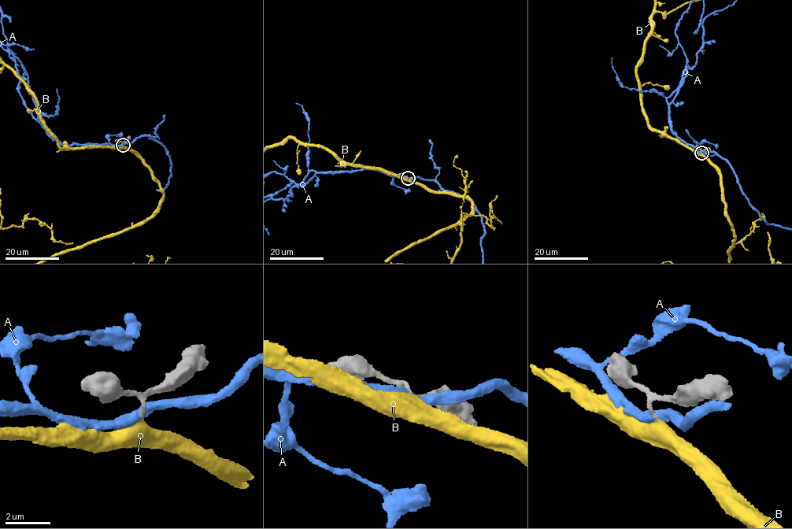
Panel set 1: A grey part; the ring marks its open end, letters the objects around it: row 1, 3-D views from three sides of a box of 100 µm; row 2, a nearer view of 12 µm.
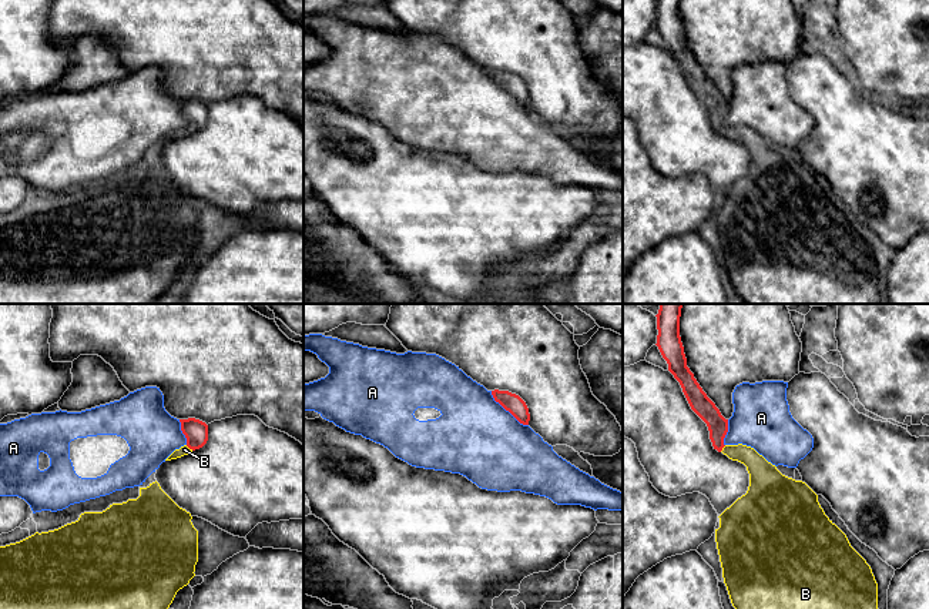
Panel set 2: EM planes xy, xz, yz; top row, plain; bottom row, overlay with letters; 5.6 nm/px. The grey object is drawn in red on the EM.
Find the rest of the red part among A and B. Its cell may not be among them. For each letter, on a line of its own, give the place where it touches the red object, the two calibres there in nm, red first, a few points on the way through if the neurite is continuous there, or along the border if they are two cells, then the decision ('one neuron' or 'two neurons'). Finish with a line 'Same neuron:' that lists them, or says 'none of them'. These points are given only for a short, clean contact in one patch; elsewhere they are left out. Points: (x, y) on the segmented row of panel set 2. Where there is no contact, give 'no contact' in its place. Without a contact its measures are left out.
A: xz (507, 410) | 110/460 nm | along xz (490, 391), (496, 401), (527, 425) | two neurons
B: xy (190, 448) | 140/50 nm | across xy (195, 431), (195, 439), (190, 448), (184, 449) | one neuron
Same neuron: B

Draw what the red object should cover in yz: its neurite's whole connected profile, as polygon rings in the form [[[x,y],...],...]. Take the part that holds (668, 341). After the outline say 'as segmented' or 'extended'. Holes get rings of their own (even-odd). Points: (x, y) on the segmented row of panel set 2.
[[[660,304],[657,347],[680,382],[691,409],[707,424],[714,449],[747,466],[749,486],[727,508],[715,529],[722,578],[735,609],[878,609],[878,583],[866,561],[825,515],[818,495],[802,481],[782,475],[754,448],[725,445],[725,419],[687,367],[680,337],[684,304]]]; extended

